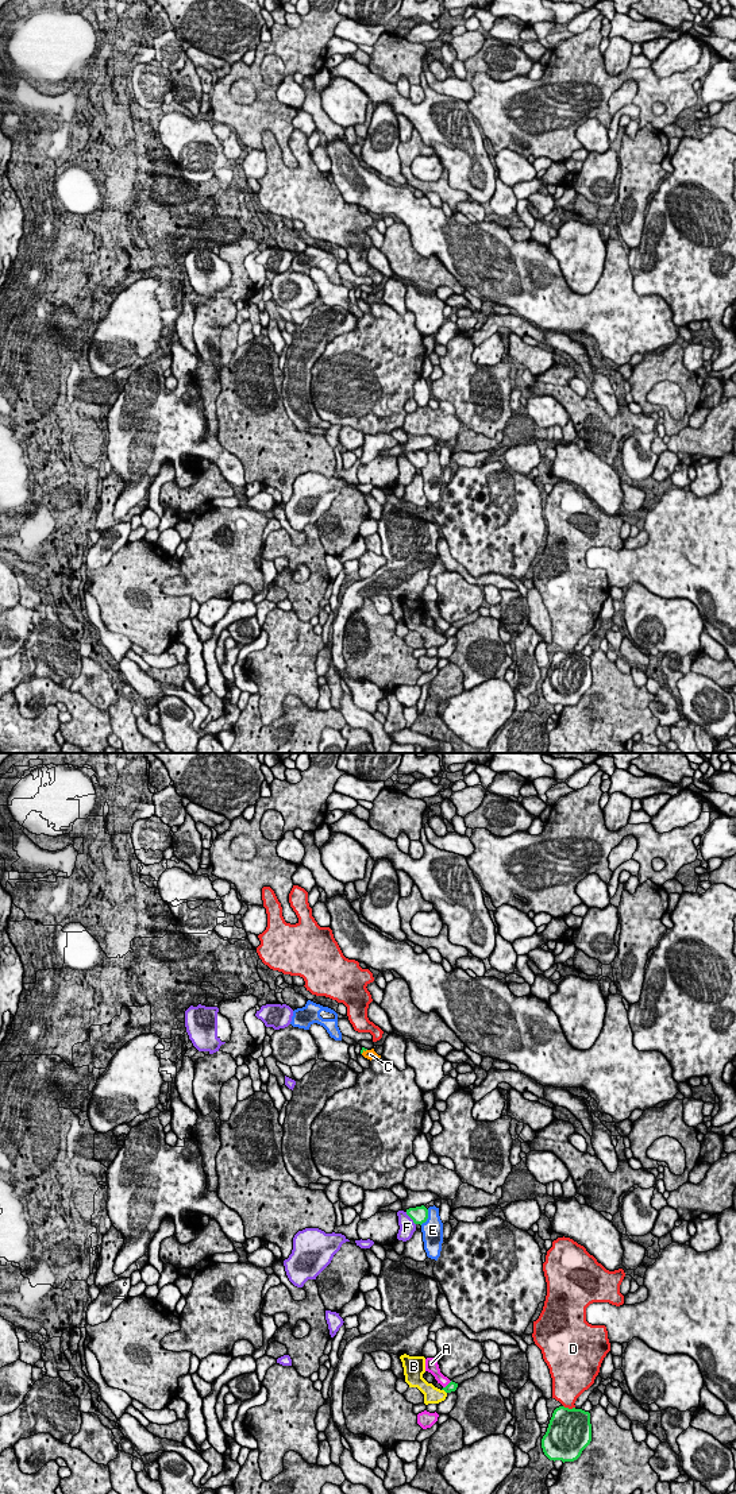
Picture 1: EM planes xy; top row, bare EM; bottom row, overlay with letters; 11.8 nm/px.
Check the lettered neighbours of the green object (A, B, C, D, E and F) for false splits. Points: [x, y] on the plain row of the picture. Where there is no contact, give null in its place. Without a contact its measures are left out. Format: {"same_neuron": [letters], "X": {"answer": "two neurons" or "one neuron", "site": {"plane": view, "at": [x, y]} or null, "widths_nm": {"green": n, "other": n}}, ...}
{"same_neuron": ["C"], "A": {"answer": "two neurons", "site": {"plane": "xy", "at": [449, 628]}, "widths_nm": {"green": 120, "other": 130}}, "B": {"answer": "two neurons", "site": {"plane": "xy", "at": [444, 634]}, "widths_nm": {"green": 120, "other": 200}}, "C": {"answer": "one neuron", "site": {"plane": "xy", "at": [363, 293]}, "widths_nm": {"green": 30, "other": 130}}, "D": {"answer": "two neurons", "site": {"plane": "xy", "at": [567, 652]}, "widths_nm": {"green": 480, "other": 360}}, "E": {"answer": "two neurons", "site": {"plane": "xy", "at": [427, 462]}, "widths_nm": {"green": 200, "other": 260}}, "F": {"answer": "two neurons", "site": {"plane": "xy", "at": [411, 462]}, "widths_nm": {"green": 200, "other": 190}}}

